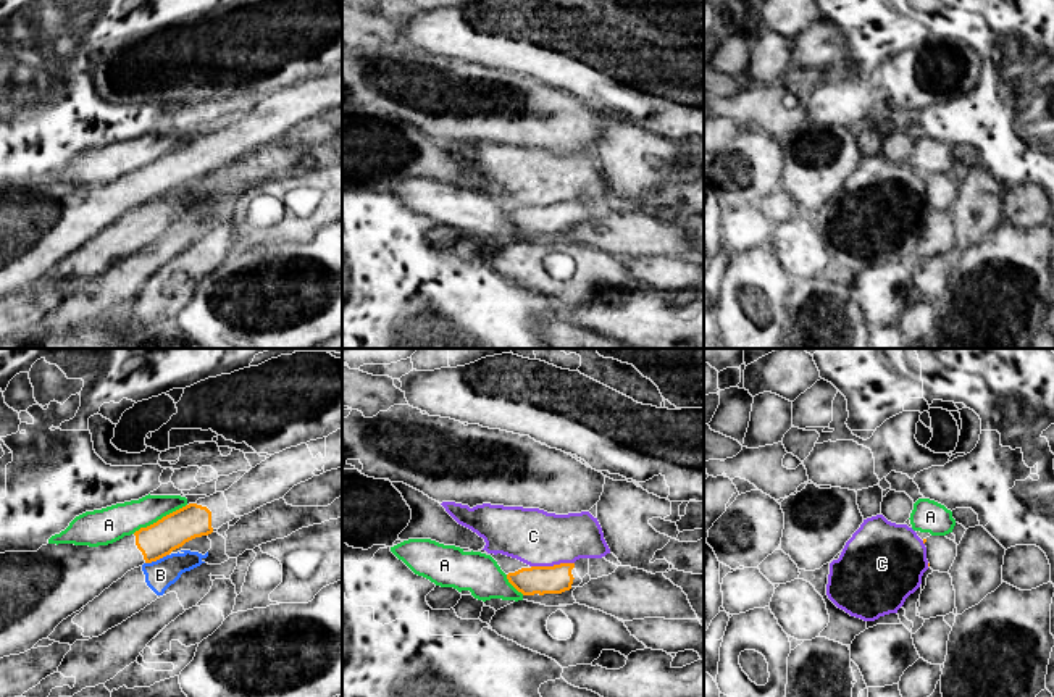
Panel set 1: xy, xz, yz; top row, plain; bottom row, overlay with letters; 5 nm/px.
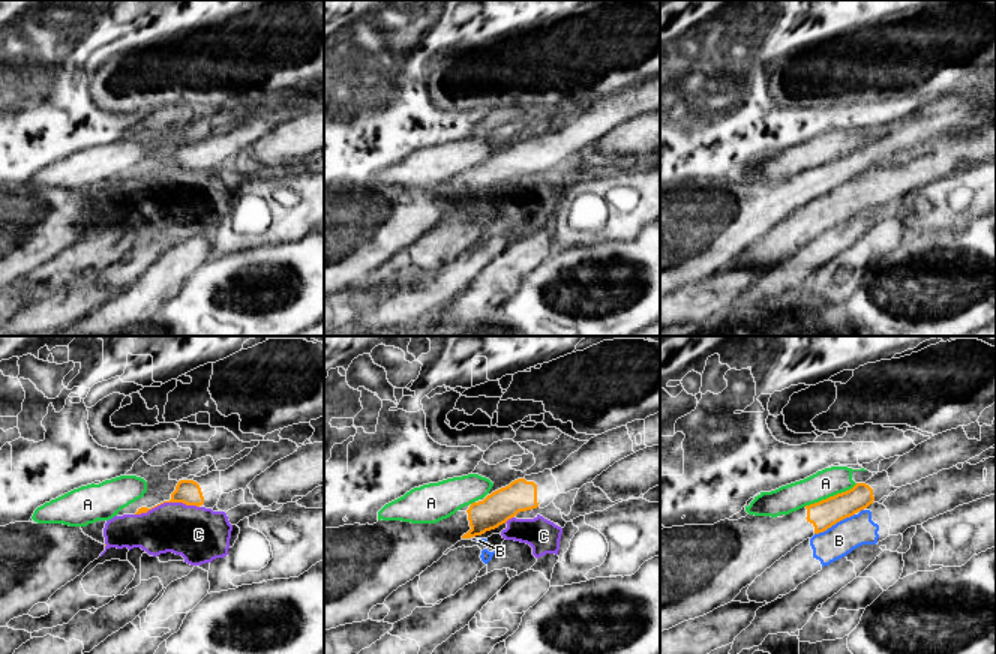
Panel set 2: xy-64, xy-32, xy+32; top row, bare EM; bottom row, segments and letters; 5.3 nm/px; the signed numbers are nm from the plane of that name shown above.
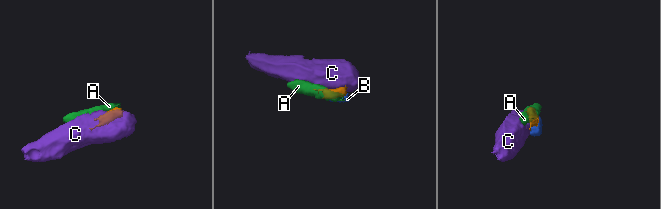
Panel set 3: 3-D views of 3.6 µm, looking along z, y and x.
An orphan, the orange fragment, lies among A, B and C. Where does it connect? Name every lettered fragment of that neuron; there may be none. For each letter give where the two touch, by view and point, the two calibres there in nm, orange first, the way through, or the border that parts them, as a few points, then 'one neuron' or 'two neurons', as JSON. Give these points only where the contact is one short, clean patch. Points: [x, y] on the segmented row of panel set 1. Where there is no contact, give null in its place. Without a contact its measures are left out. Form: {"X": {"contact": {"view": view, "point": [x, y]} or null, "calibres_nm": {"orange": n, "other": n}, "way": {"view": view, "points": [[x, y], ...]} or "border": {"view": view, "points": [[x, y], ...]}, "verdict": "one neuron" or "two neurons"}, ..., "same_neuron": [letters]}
{"A": {"contact": {"view": "xy", "point": [158, 520]}, "calibres_nm": {"orange": 170, "other": 180}, "border": {"view": "xy", "points": [[186, 504], [133, 533]]}, "verdict": "two neurons"}, "B": {"contact": {"view": "xy", "point": [157, 559]}, "calibres_nm": {"orange": 170, "other": 150}, "border": {"view": "xy", "points": [[168, 554], [146, 563]]}, "verdict": "two neurons"}, "C": {"contact": {"view": "xz", "point": [554, 565]}, "calibres_nm": {"orange": 140, "other": 280}, "verdict": "two neurons"}, "same_neuron": []}

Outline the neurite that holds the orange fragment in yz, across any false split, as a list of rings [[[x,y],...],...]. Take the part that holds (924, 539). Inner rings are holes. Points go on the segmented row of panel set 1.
[[[930,536],[923,539],[926,547],[928,568],[939,573],[949,573],[956,557],[957,544],[946,536]]]

